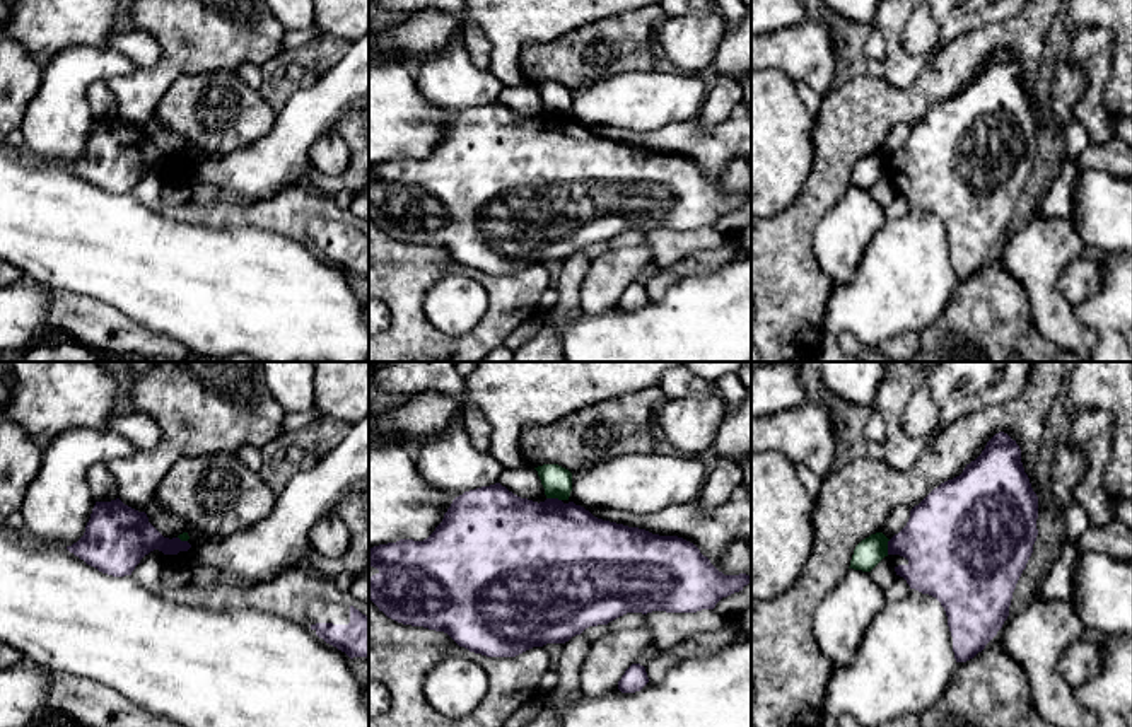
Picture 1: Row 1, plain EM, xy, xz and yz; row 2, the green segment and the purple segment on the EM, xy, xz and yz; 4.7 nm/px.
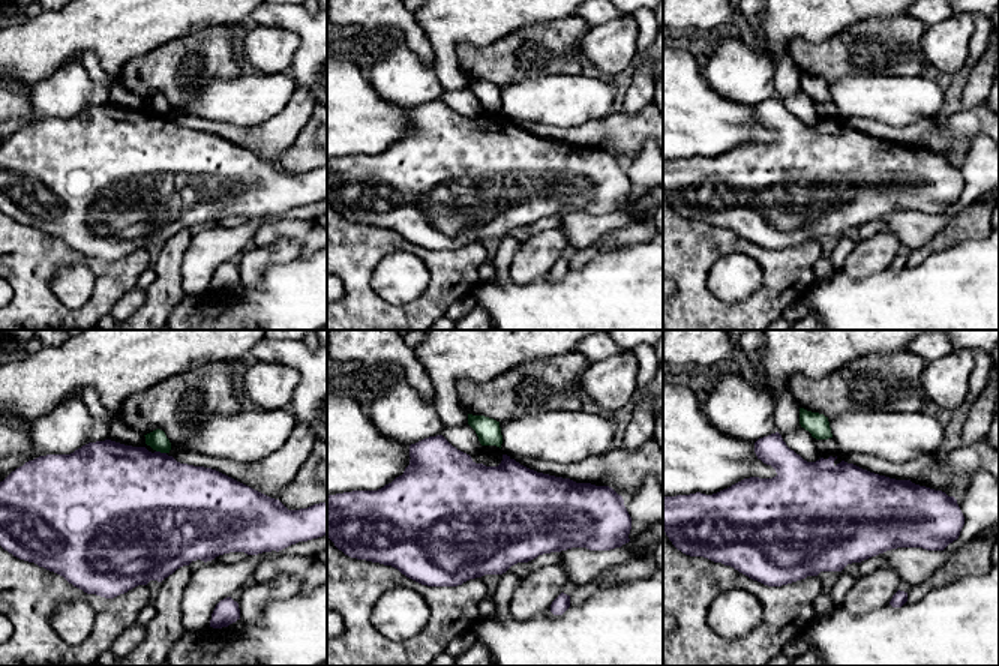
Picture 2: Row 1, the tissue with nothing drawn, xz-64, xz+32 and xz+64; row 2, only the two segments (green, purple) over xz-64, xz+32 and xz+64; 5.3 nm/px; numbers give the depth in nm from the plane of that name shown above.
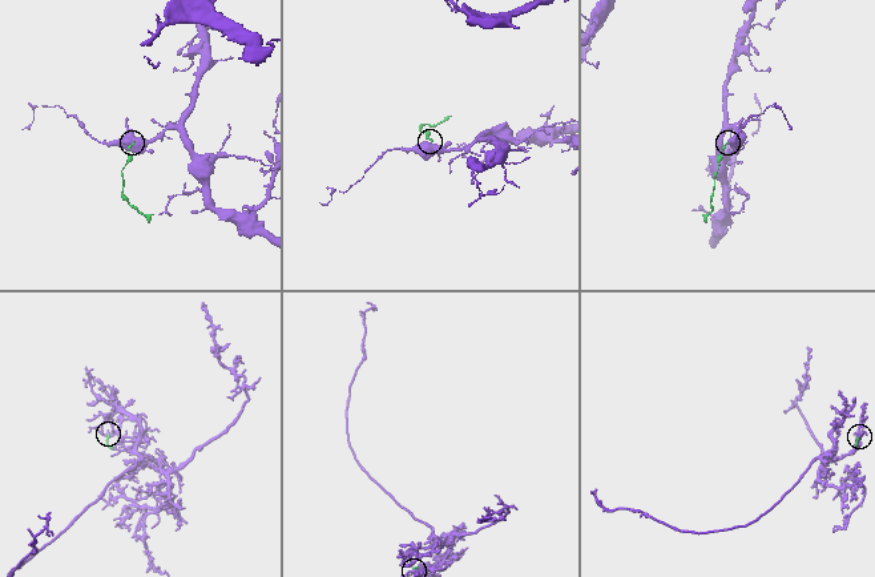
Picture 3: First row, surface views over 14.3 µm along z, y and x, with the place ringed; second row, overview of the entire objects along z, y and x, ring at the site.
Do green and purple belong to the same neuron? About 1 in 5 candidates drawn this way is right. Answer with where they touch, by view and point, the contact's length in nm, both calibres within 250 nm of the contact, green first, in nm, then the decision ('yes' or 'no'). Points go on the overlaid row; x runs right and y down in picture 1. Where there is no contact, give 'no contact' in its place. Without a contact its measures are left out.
xz (554, 497) | 70 nm | 140/460 nm | no

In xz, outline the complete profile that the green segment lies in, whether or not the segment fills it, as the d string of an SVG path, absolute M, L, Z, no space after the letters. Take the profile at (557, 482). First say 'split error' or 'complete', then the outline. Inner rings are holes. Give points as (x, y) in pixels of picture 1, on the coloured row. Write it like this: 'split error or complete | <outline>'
complete | M558 464L534 468L545 488L546 498L569 500L572 491L572 473Z

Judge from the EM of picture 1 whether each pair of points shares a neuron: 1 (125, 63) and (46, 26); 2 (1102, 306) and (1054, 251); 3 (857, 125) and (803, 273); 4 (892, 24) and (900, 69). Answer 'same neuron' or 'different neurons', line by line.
1: different neurons
2: different neurons
3: same neuron
4: same neuron

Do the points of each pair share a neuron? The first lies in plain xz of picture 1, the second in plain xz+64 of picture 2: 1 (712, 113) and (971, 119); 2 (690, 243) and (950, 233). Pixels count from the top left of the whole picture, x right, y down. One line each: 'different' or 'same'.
1: different
2: different

